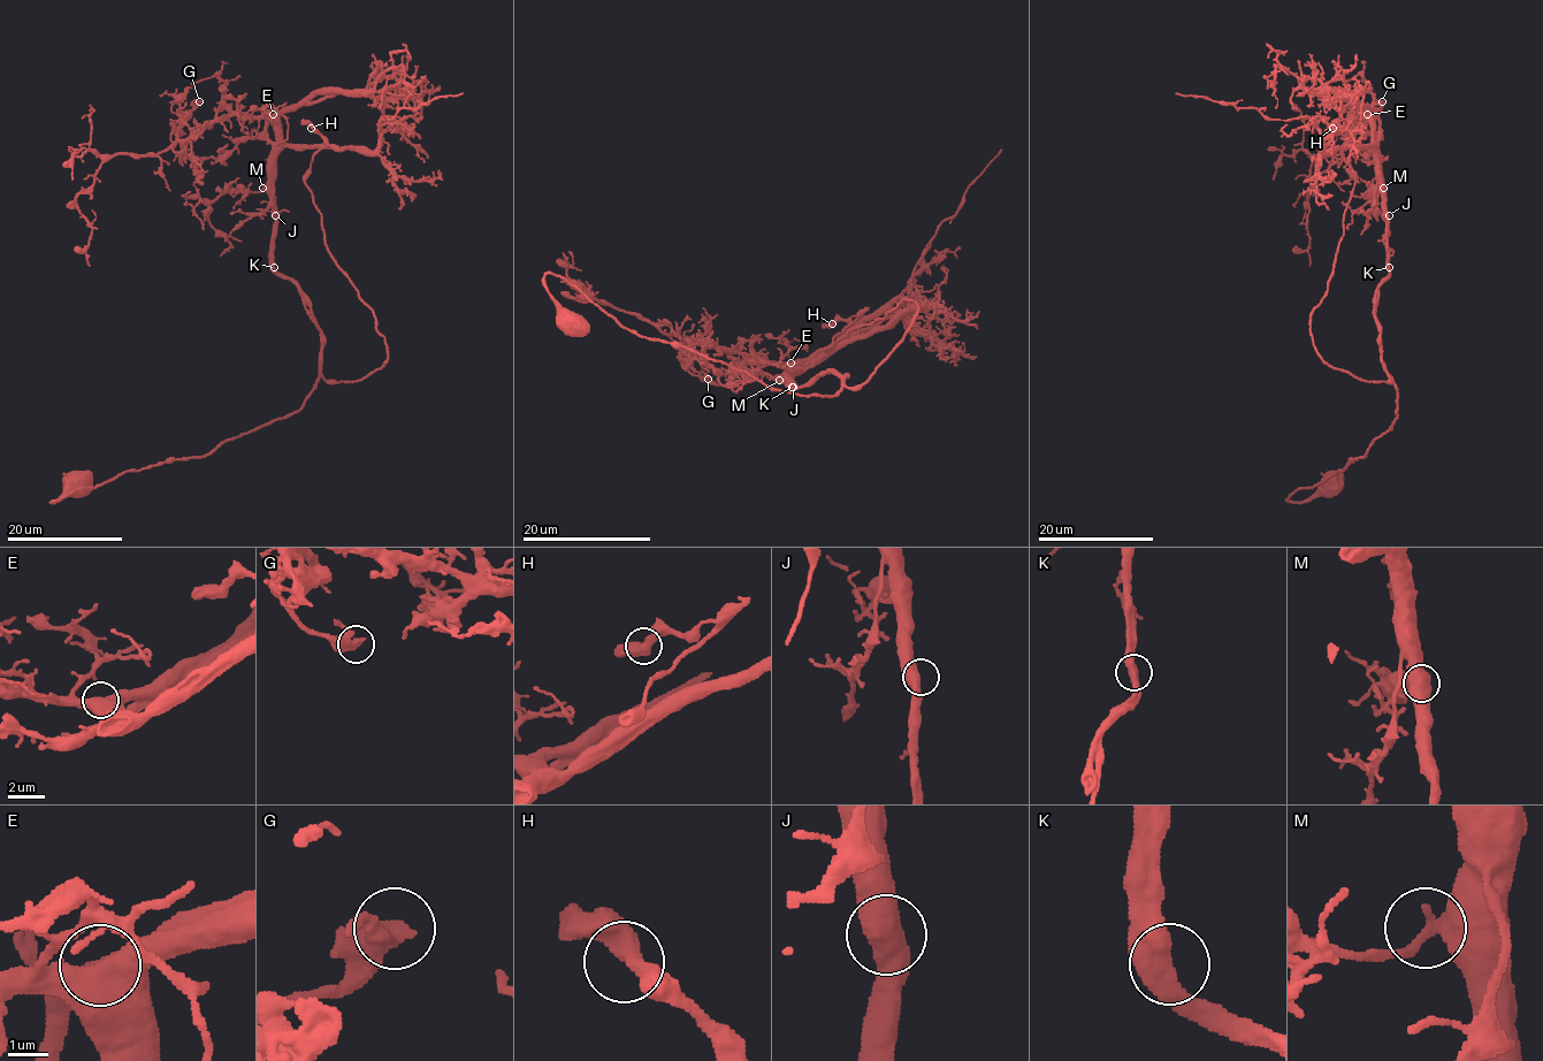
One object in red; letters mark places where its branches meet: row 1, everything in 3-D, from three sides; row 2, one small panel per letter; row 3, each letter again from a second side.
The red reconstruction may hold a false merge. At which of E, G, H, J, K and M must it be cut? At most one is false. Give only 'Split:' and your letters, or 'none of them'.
Split: none of them

